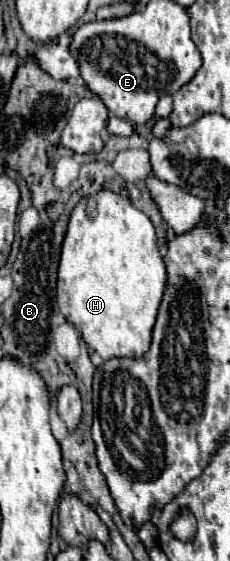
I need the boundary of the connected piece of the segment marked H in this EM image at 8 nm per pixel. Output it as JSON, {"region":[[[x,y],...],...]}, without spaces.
{"region":[[[101,189],[95,195],[97,217],[87,219],[83,197],[71,211],[67,233],[61,247],[59,275],[57,275],[57,303],[65,319],[69,319],[79,331],[83,341],[99,353],[103,359],[131,357],[139,359],[145,355],[151,343],[151,329],[165,293],[167,273],[163,259],[157,249],[157,233],[151,219],[133,207],[133,203],[109,189]]]}

